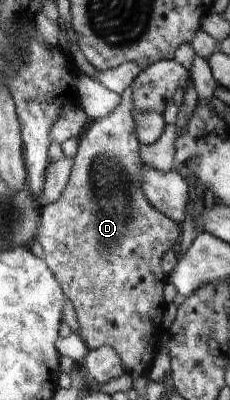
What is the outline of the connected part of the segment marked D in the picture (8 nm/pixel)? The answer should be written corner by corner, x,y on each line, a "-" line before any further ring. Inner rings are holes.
128,86
114,112
86,126
78,139
77,153
61,197
52,204
43,204
40,210
36,239
42,245
43,259
74,305
80,324
79,335
86,346
91,350
108,345
121,356
125,374
148,374
160,351
161,324
166,308
163,290
168,278
161,266
161,258
180,236
181,226
154,208
143,193
141,144
137,139
132,108
133,90

